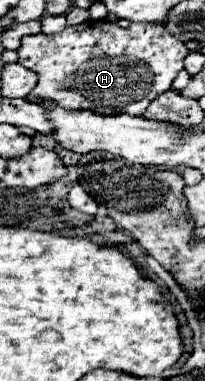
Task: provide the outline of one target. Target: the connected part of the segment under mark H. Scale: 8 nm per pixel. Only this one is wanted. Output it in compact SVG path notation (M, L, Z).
M87 20L87 22L77 24L77 26L67 26L63 32L57 32L57 34L43 34L41 32L41 34L35 34L35 36L25 36L21 48L17 50L17 54L19 54L19 64L29 68L29 70L33 70L37 74L37 86L33 88L33 92L29 96L25 96L27 102L39 104L39 102L47 100L47 102L53 102L53 104L57 104L57 106L61 106L65 110L93 110L95 114L133 114L133 116L141 116L147 110L151 100L155 100L159 94L163 94L163 92L167 92L171 88L175 76L183 70L183 60L189 54L189 50L187 50L187 46L181 40L171 36L165 30L165 26L161 26L161 24L149 26L145 22L139 22L139 24L129 24L129 28L121 28L119 24L113 24L113 22Z

